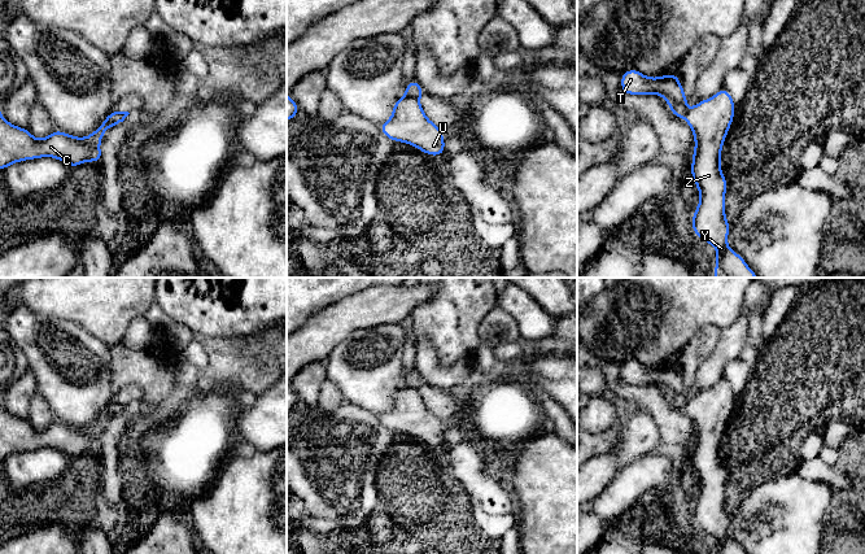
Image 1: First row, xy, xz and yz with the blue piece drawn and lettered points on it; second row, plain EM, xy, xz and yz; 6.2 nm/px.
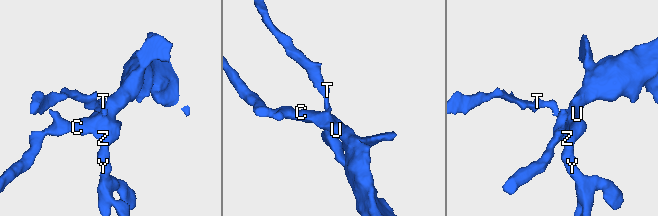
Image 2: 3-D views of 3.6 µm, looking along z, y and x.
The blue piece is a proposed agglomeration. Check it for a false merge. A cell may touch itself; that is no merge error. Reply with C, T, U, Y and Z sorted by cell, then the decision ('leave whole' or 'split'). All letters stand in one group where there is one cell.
C U Y Z / T | split

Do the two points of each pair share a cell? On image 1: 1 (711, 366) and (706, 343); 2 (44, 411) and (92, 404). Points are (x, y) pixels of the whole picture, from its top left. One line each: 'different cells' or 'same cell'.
1: different cells
2: different cells

